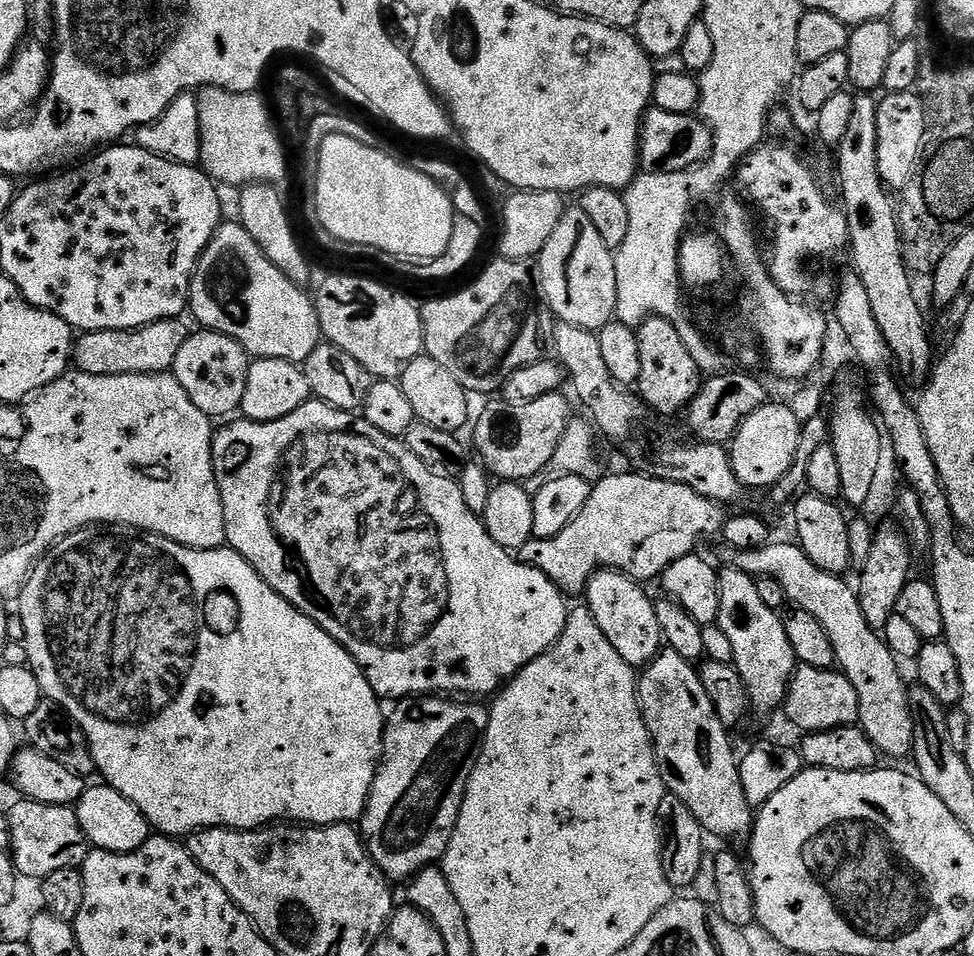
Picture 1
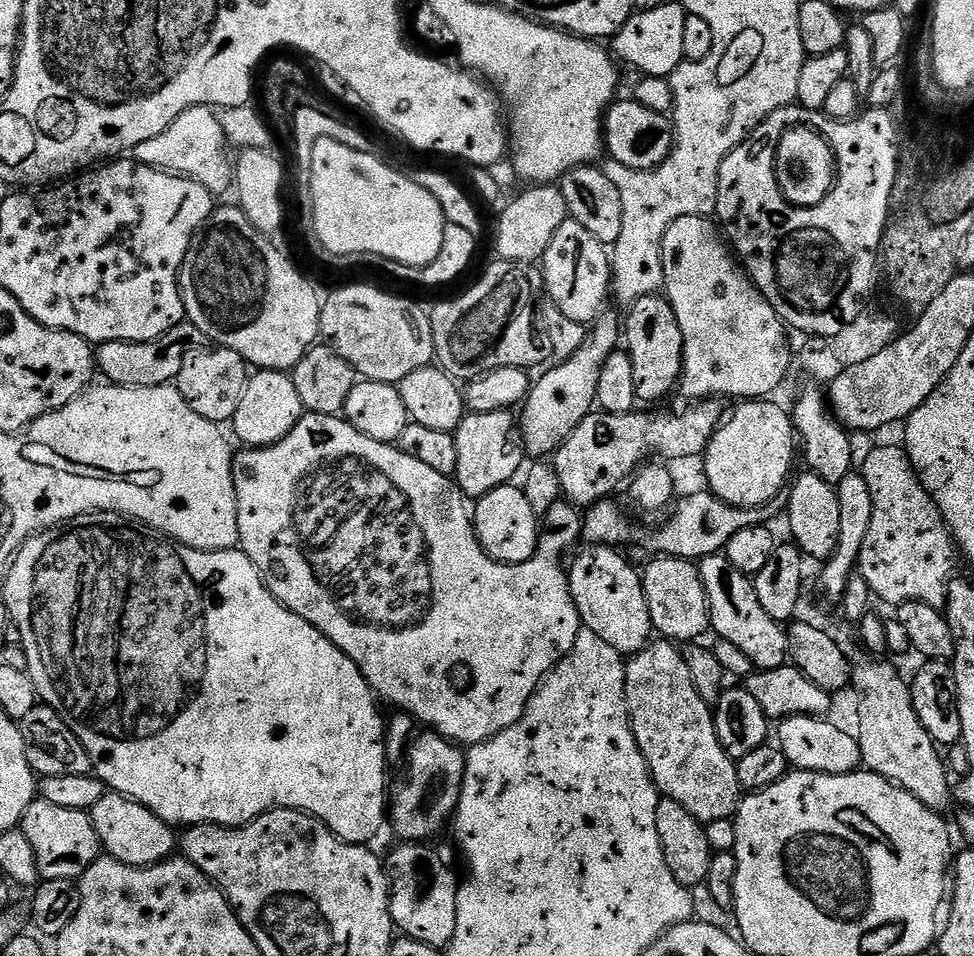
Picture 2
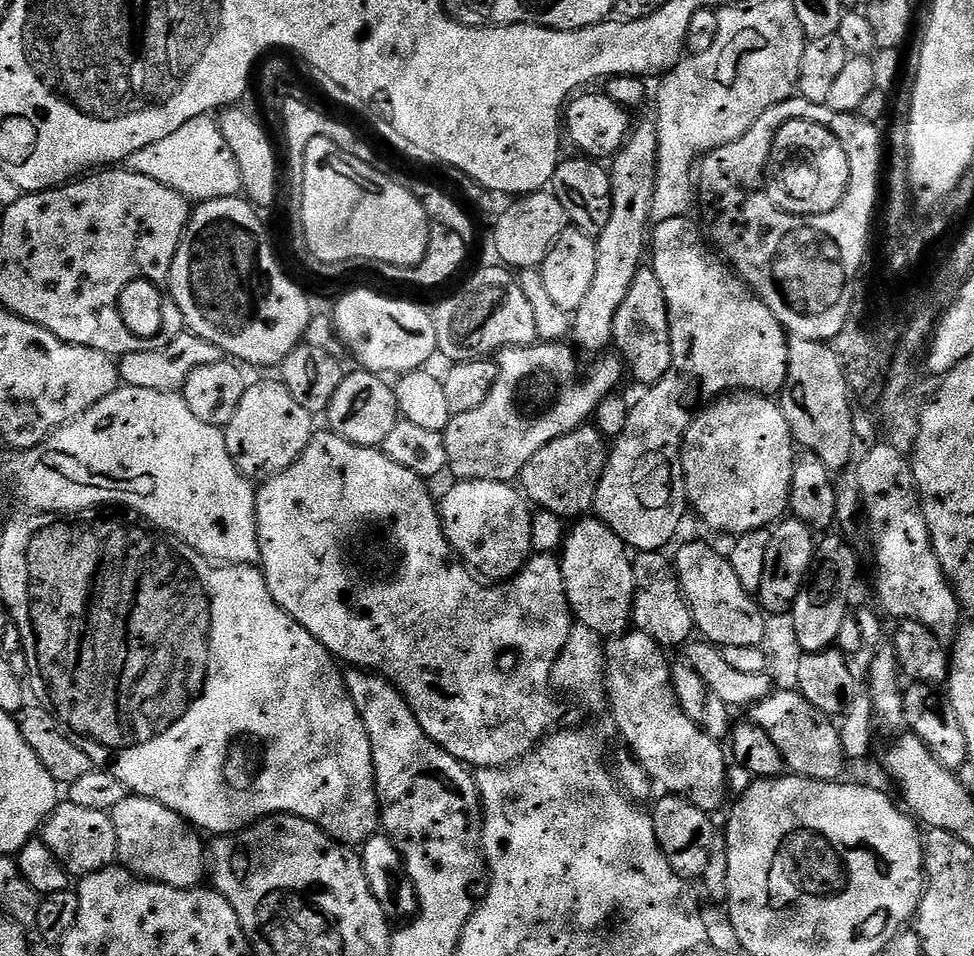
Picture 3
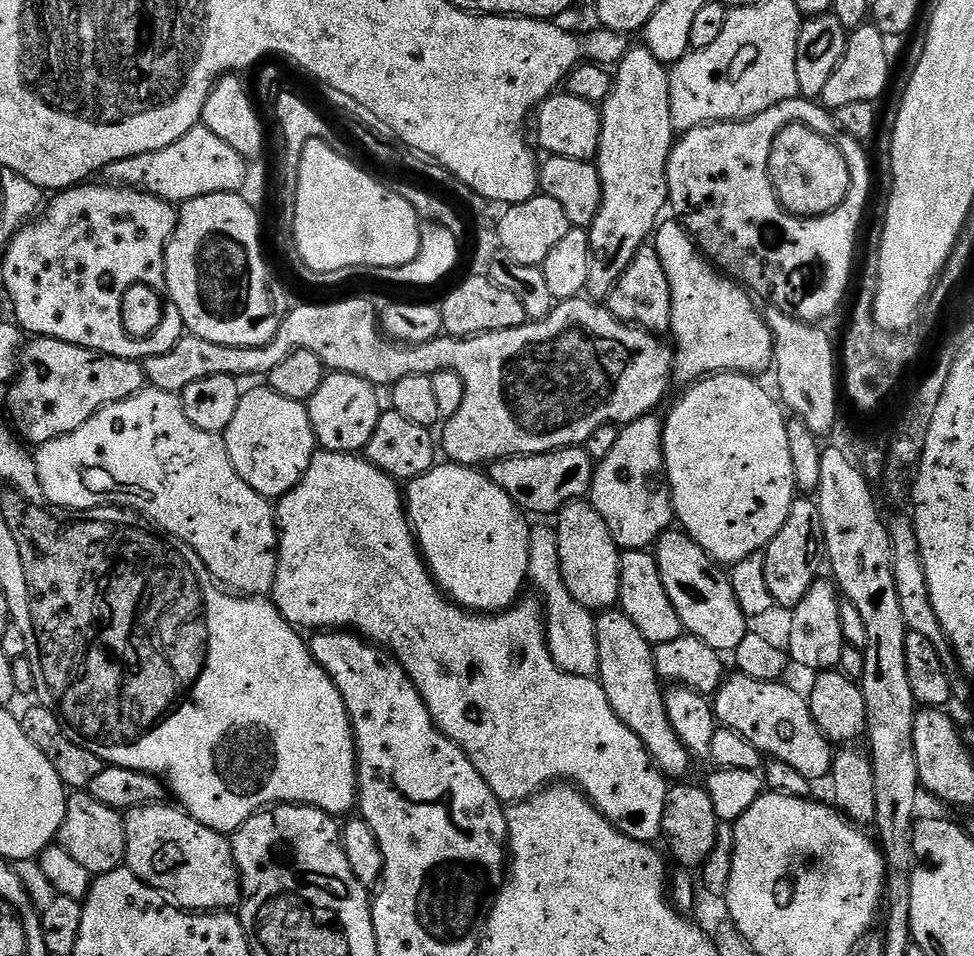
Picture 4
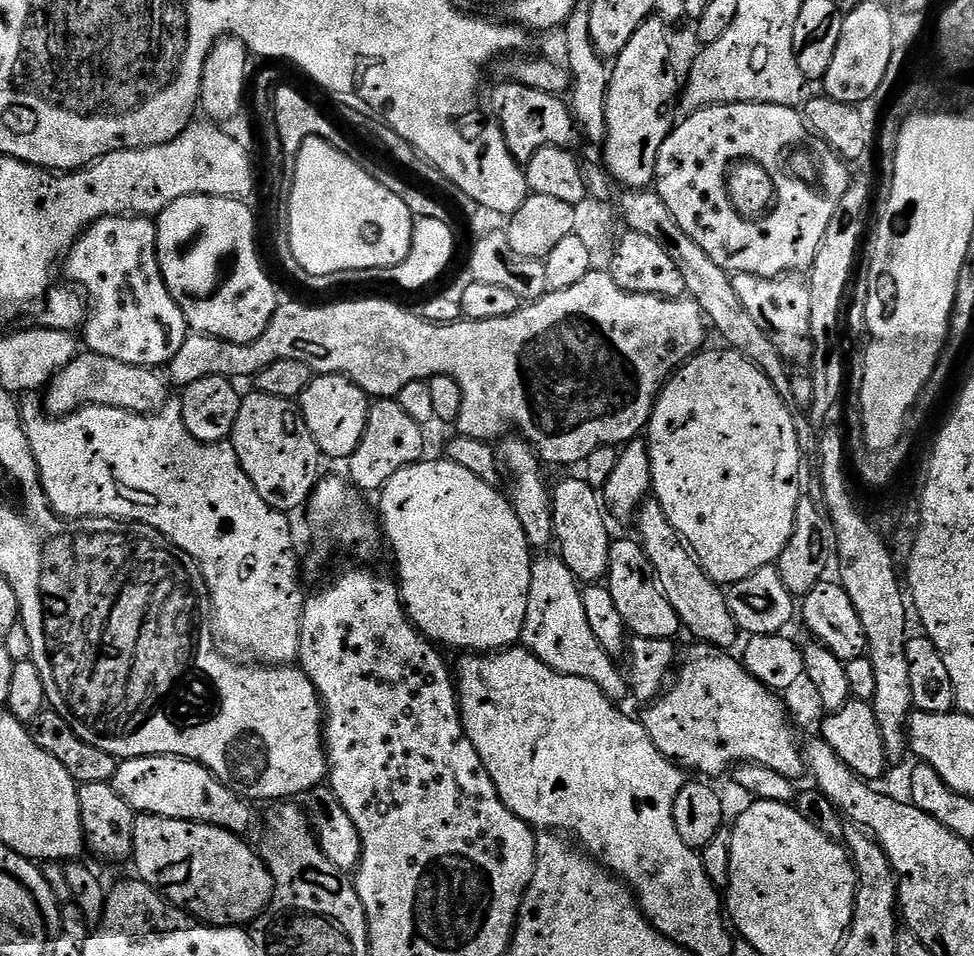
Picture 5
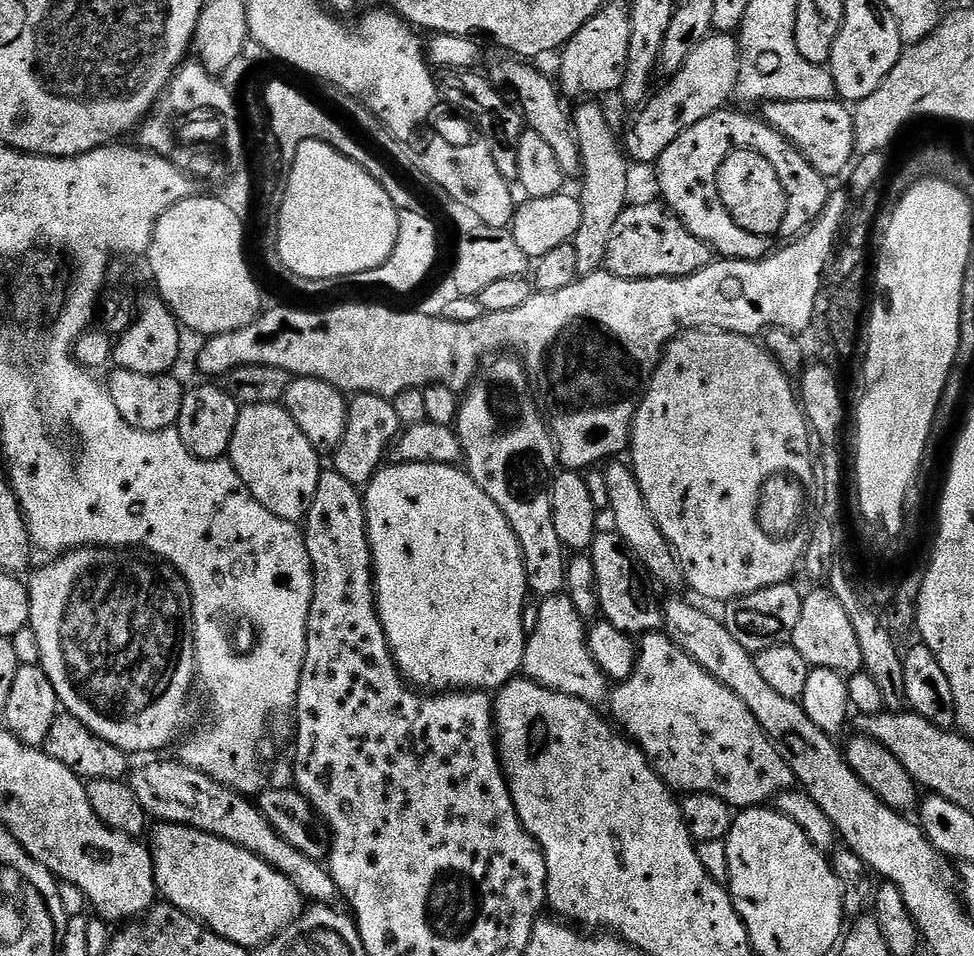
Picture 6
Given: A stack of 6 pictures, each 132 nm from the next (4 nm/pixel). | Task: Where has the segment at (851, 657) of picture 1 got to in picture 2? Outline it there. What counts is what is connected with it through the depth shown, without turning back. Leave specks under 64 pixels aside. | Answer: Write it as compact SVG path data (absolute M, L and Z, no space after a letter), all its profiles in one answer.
M866 658L852 669L850 681L851 691L856 691L856 720L860 723L858 739L860 741L860 759L863 767L870 772L876 772L897 784L902 790L914 794L922 806L932 812L947 813L948 803L954 800L954 788L948 785L950 773L946 767L945 757L941 749L932 741L930 734L922 726L918 714L914 710L912 689L894 669L888 664L875 664L876 660Z

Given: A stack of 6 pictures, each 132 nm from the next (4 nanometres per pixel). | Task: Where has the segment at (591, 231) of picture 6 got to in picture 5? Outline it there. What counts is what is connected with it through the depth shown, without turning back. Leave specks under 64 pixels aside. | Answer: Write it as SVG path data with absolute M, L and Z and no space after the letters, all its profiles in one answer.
M577 3L576 9L570 14L562 29L564 35L564 52L568 55L566 67L572 74L570 89L570 107L572 116L581 137L584 136L596 146L603 145L608 131L606 130L606 94L608 93L609 65L605 57L597 52L594 42L590 38L590 3Z

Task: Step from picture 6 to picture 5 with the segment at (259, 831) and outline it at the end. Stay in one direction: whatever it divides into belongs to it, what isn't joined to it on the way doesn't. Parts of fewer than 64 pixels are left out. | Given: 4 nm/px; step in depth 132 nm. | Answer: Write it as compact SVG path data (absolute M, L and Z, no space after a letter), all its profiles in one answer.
M135 756L129 760L120 760L116 773L110 781L113 790L137 814L161 816L171 820L192 820L196 824L213 824L216 828L225 828L228 832L244 834L252 824L253 805L240 796L232 793L225 784L206 766L196 760L187 760L181 756Z

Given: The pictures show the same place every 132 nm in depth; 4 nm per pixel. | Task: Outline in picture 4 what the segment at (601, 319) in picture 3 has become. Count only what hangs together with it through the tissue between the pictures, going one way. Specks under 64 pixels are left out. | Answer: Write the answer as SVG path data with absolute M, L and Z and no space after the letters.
M629 47L619 64L614 68L614 79L610 94L604 100L600 113L600 149L595 158L596 169L602 182L602 202L598 218L594 218L592 227L587 229L592 247L592 261L588 275L587 295L597 302L607 301L610 290L626 274L626 266L634 259L634 254L644 244L649 243L655 233L660 211L669 207L668 203L668 159L674 143L674 129L670 118L670 78L669 69L649 48Z

